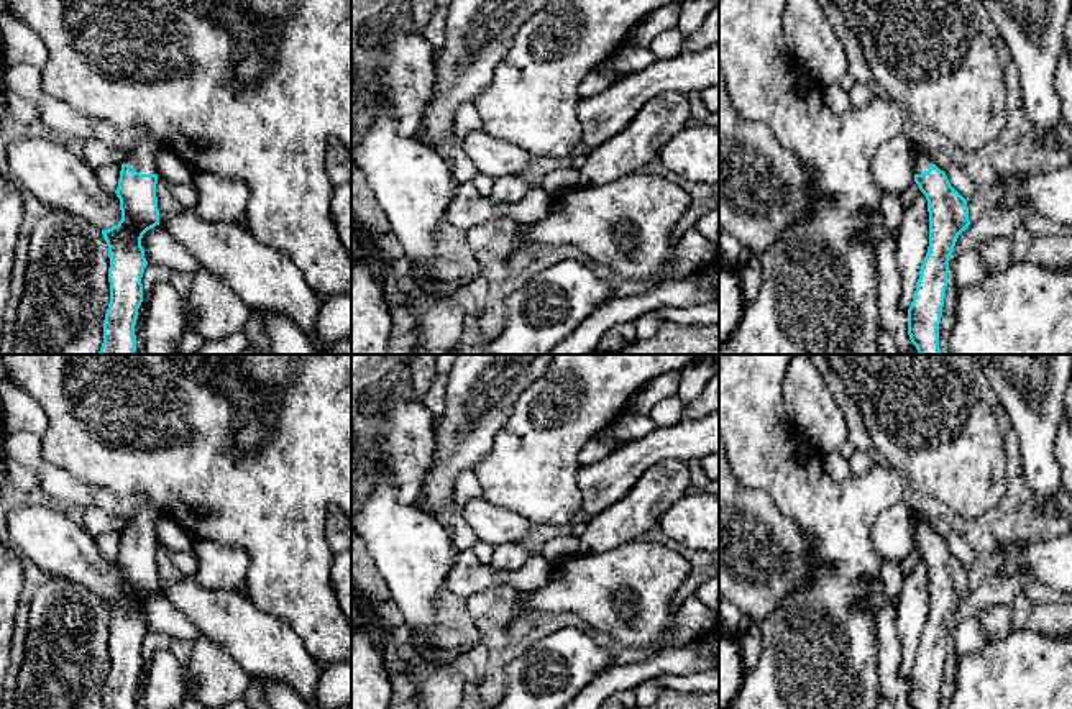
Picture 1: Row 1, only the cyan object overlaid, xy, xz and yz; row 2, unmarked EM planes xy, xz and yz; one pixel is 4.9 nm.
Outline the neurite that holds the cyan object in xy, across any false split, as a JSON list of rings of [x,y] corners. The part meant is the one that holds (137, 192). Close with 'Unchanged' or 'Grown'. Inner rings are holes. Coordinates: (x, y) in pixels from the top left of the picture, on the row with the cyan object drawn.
[[[138,133],[138,144],[121,164],[118,187],[121,220],[102,230],[108,246],[110,304],[103,320],[103,343],[98,354],[135,354],[135,325],[143,302],[141,277],[148,261],[143,235],[159,225],[156,197],[158,156],[166,148],[153,133]]]. Grown

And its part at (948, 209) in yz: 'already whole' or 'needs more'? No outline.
needs more

